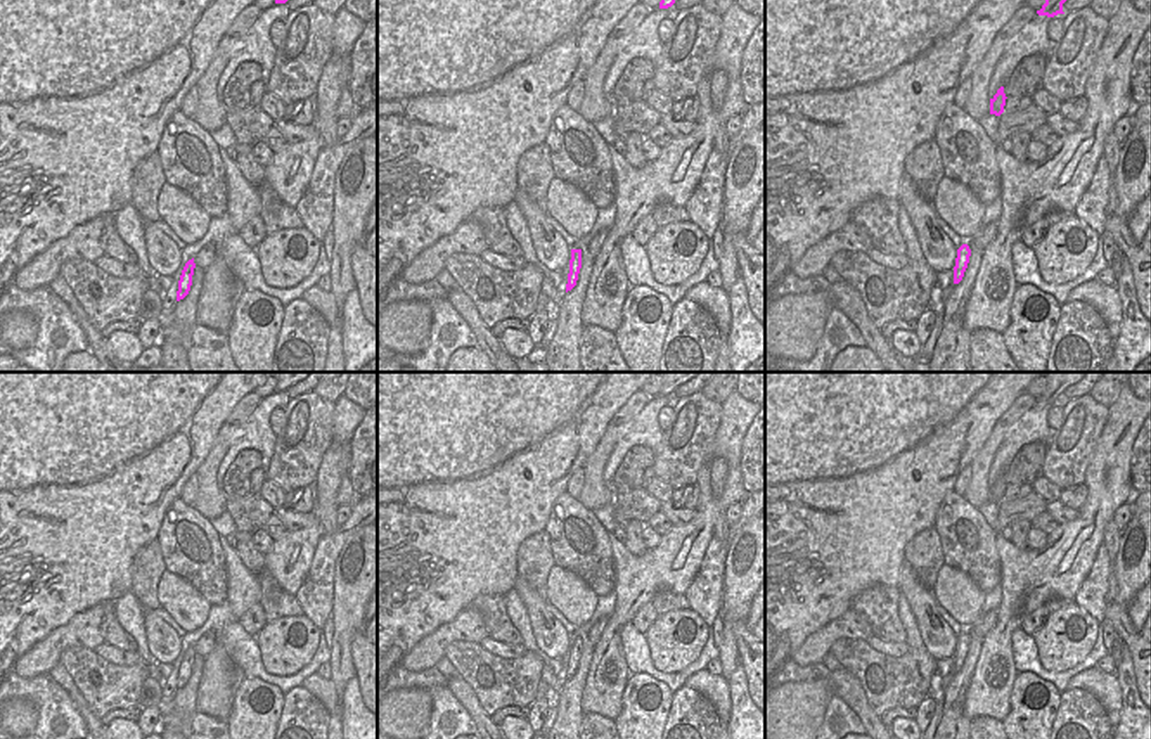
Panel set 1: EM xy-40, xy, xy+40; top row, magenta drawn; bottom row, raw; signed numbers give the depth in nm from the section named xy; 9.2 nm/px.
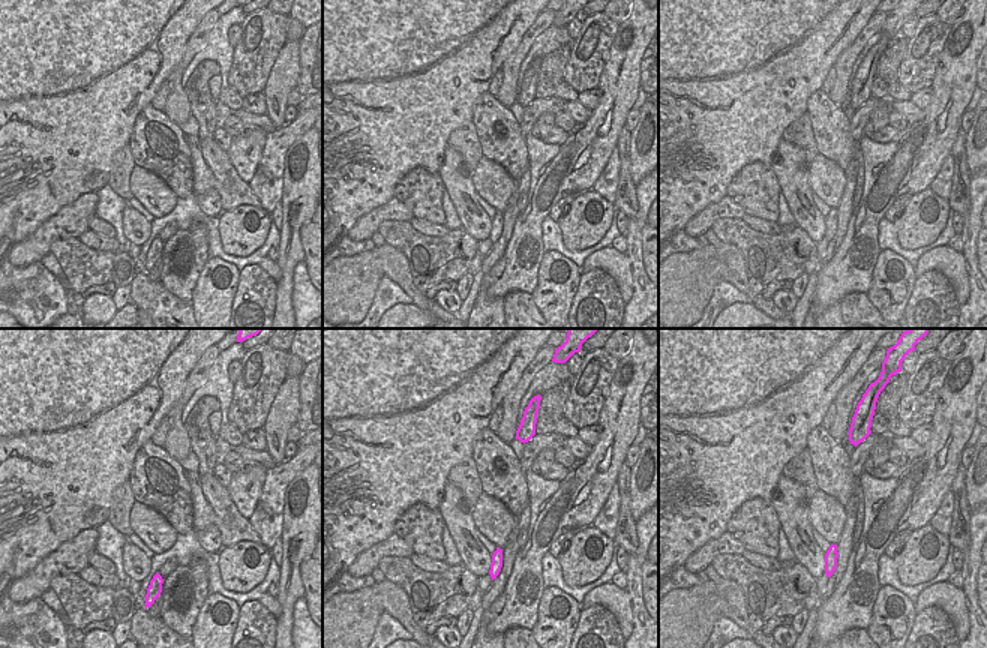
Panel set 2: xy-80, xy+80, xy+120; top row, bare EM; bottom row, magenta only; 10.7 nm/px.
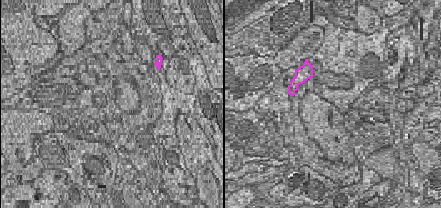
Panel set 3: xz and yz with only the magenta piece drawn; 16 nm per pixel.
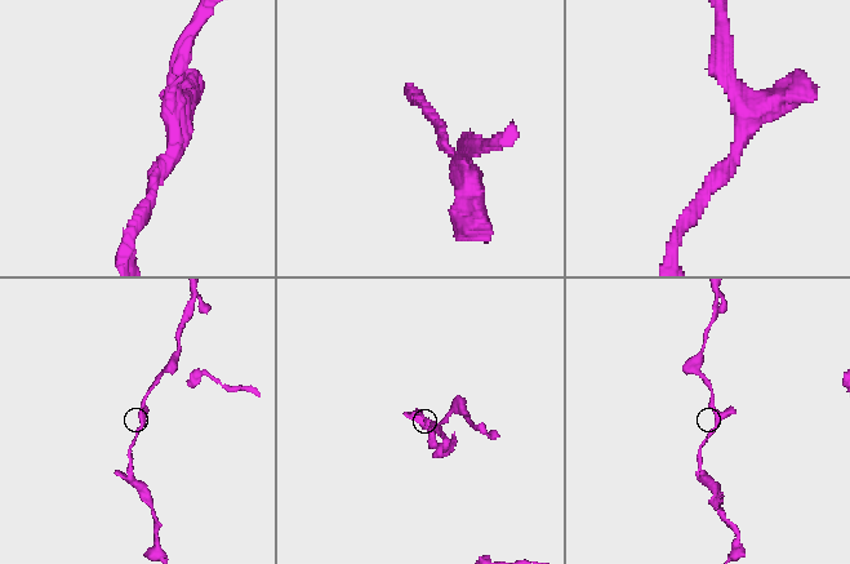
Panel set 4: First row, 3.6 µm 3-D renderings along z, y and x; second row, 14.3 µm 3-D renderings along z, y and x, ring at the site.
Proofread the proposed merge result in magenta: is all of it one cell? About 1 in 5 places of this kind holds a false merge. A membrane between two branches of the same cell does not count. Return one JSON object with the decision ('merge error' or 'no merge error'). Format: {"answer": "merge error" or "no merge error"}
{"answer": "no merge error"}

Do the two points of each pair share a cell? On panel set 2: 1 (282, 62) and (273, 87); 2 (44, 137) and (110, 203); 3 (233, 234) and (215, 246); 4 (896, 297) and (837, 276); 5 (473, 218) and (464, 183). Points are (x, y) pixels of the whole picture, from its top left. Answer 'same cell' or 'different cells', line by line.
1: same cell
2: different cells
3: different cells
4: different cells
5: same cell

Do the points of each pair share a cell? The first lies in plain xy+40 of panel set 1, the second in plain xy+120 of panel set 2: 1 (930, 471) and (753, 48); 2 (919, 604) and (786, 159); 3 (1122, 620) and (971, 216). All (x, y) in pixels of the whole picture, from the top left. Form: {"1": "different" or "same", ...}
{"1": "same", "2": "same", "3": "different"}

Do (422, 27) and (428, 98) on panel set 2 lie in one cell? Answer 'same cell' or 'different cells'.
same cell

